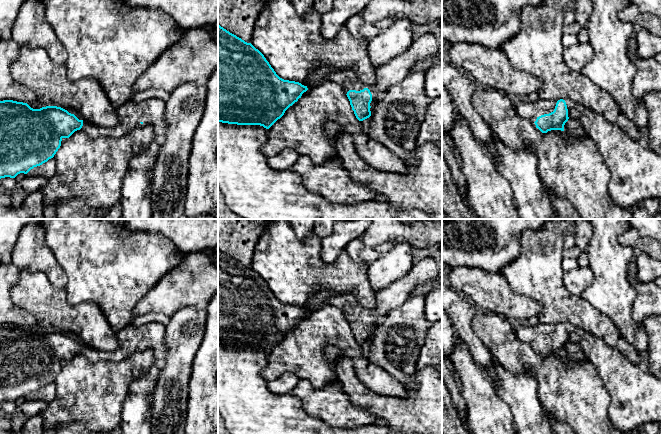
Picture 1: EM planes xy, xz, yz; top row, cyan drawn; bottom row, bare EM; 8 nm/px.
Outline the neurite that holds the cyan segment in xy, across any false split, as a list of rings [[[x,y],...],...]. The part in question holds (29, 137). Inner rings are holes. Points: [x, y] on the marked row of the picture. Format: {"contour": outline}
{"contour": [[[150,98],[141,102],[129,101],[116,109],[118,123],[113,127],[100,127],[79,120],[74,114],[57,106],[33,109],[27,103],[13,100],[0,101],[0,179],[15,178],[18,174],[27,174],[53,158],[61,146],[63,138],[69,138],[75,131],[83,130],[91,138],[100,136],[118,138],[135,127],[151,125],[157,138],[165,137],[169,125],[165,117],[166,102]]]}

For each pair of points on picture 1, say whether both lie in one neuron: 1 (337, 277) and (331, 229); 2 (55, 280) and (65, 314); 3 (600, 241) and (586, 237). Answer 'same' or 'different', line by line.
1: different
2: different
3: different

